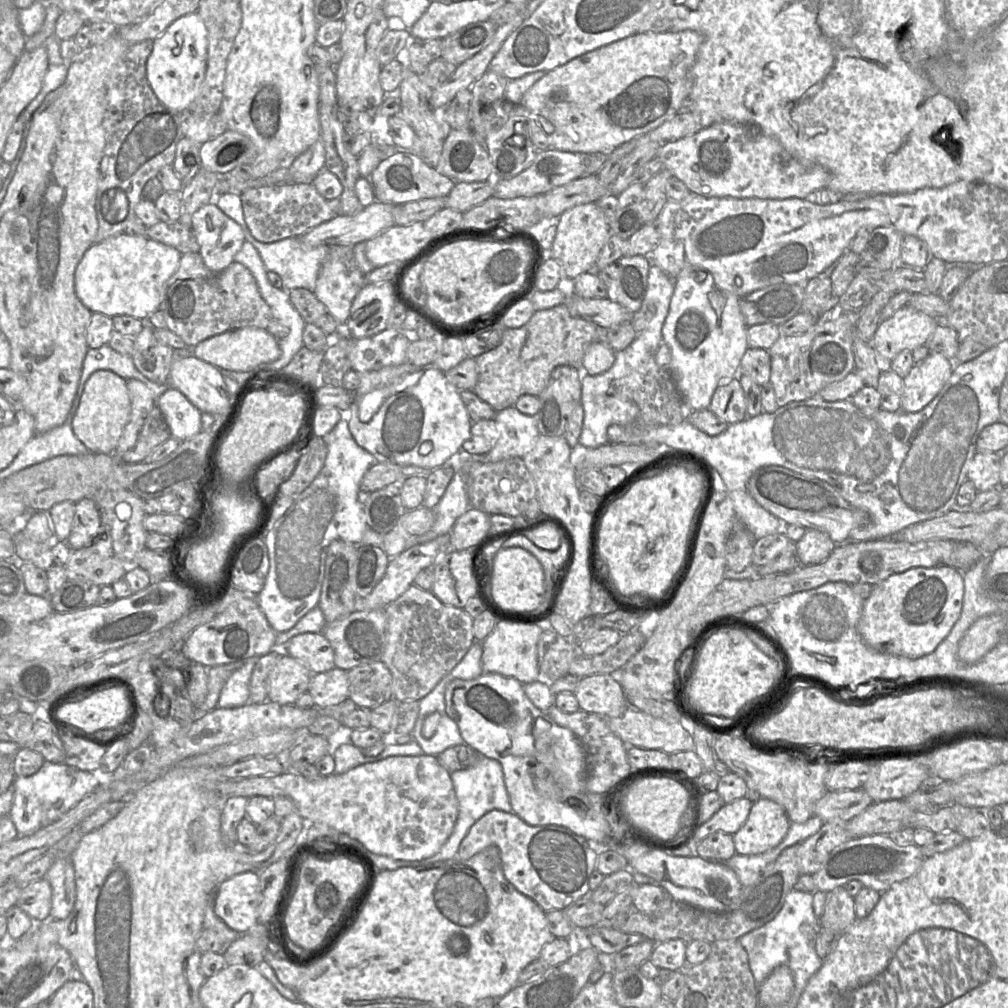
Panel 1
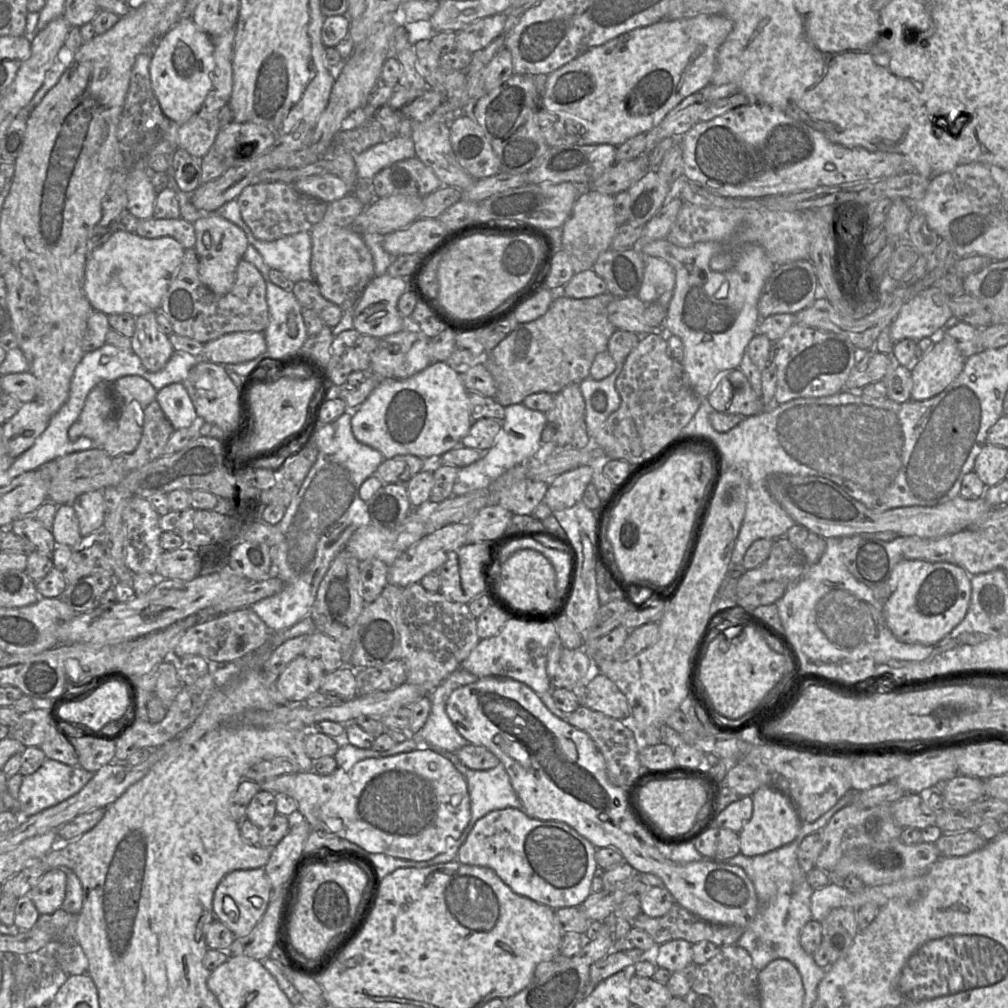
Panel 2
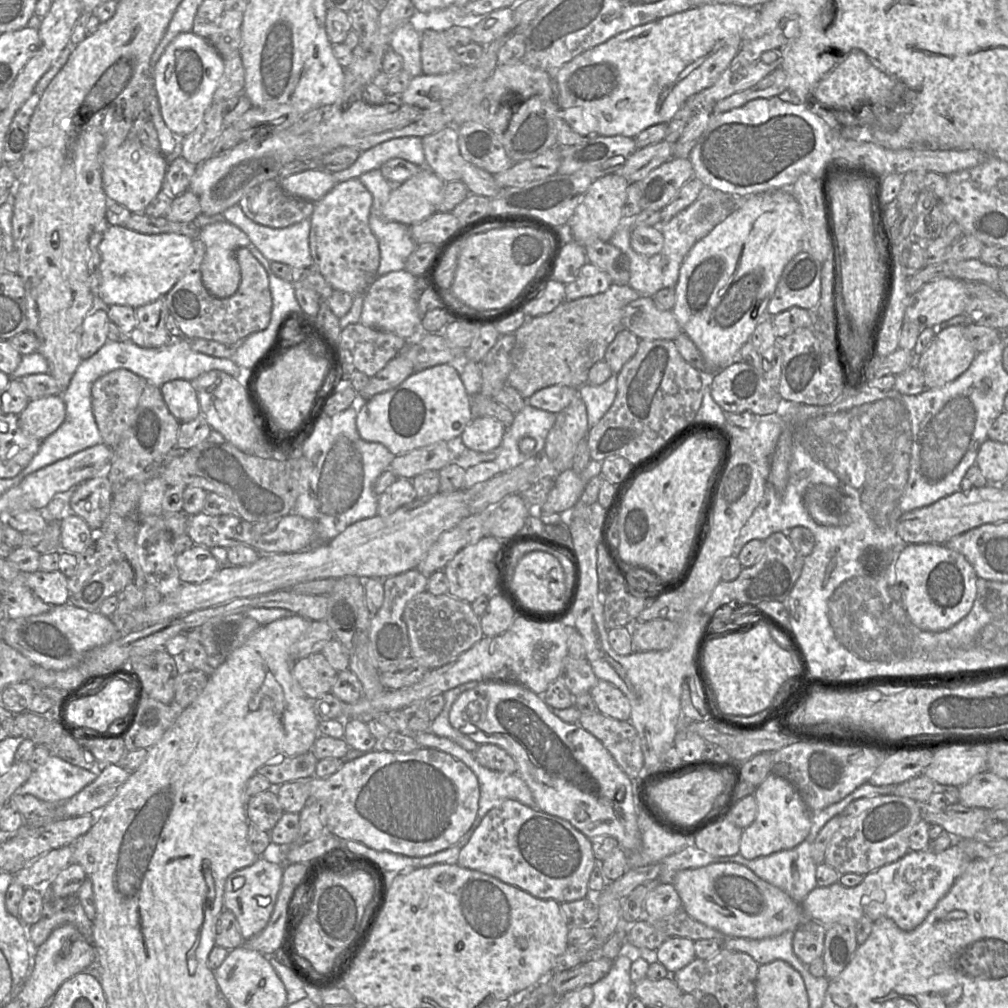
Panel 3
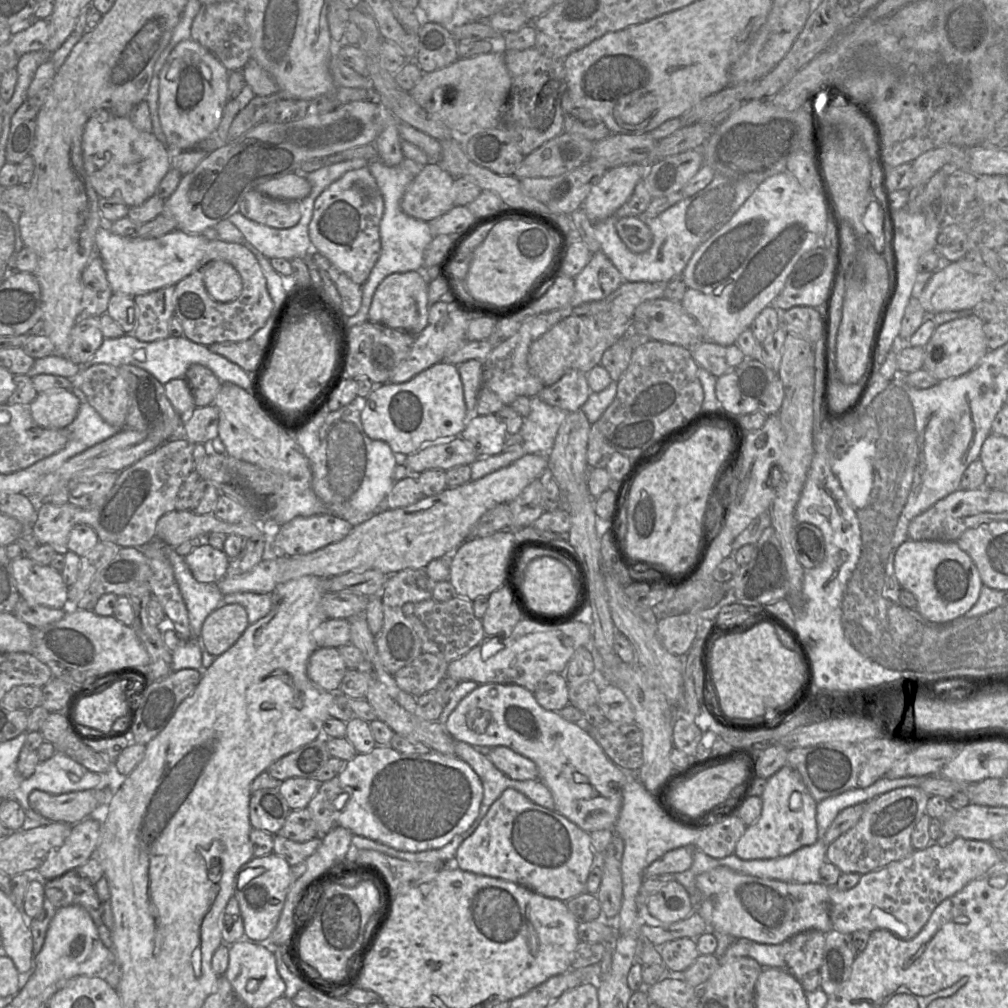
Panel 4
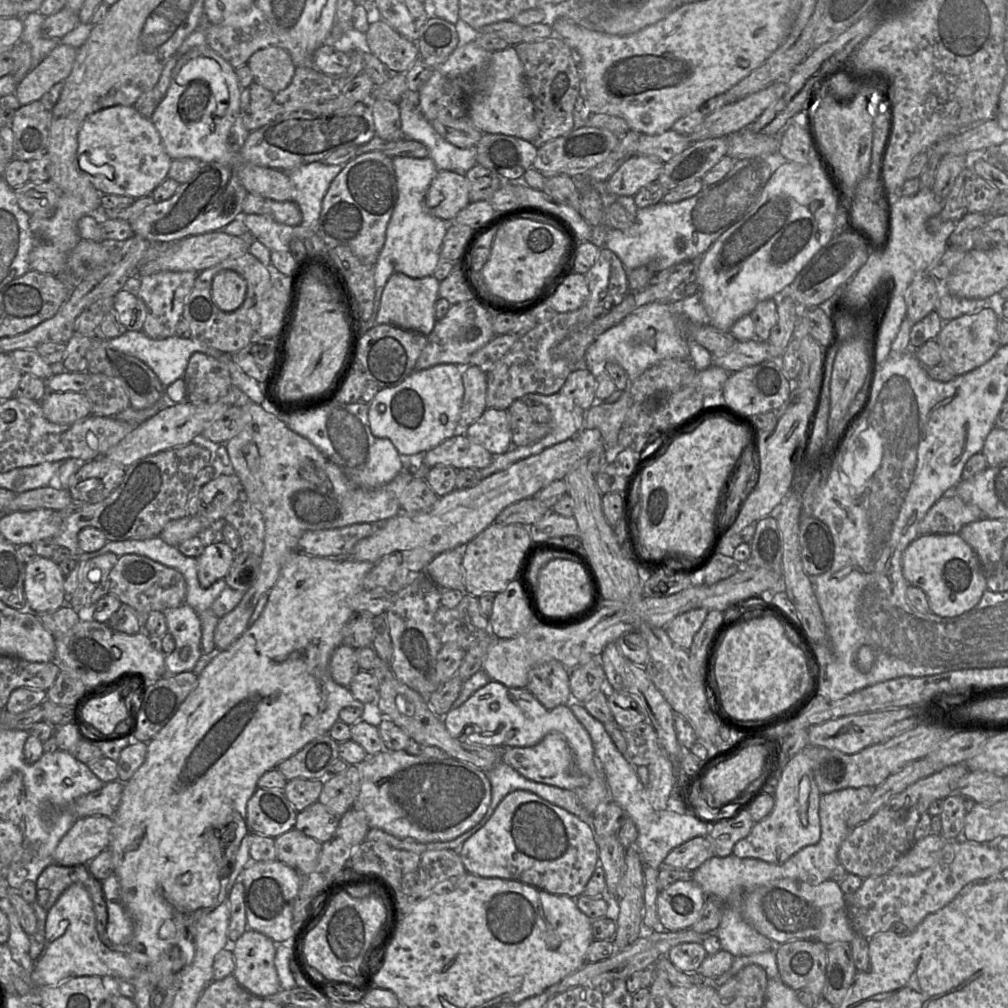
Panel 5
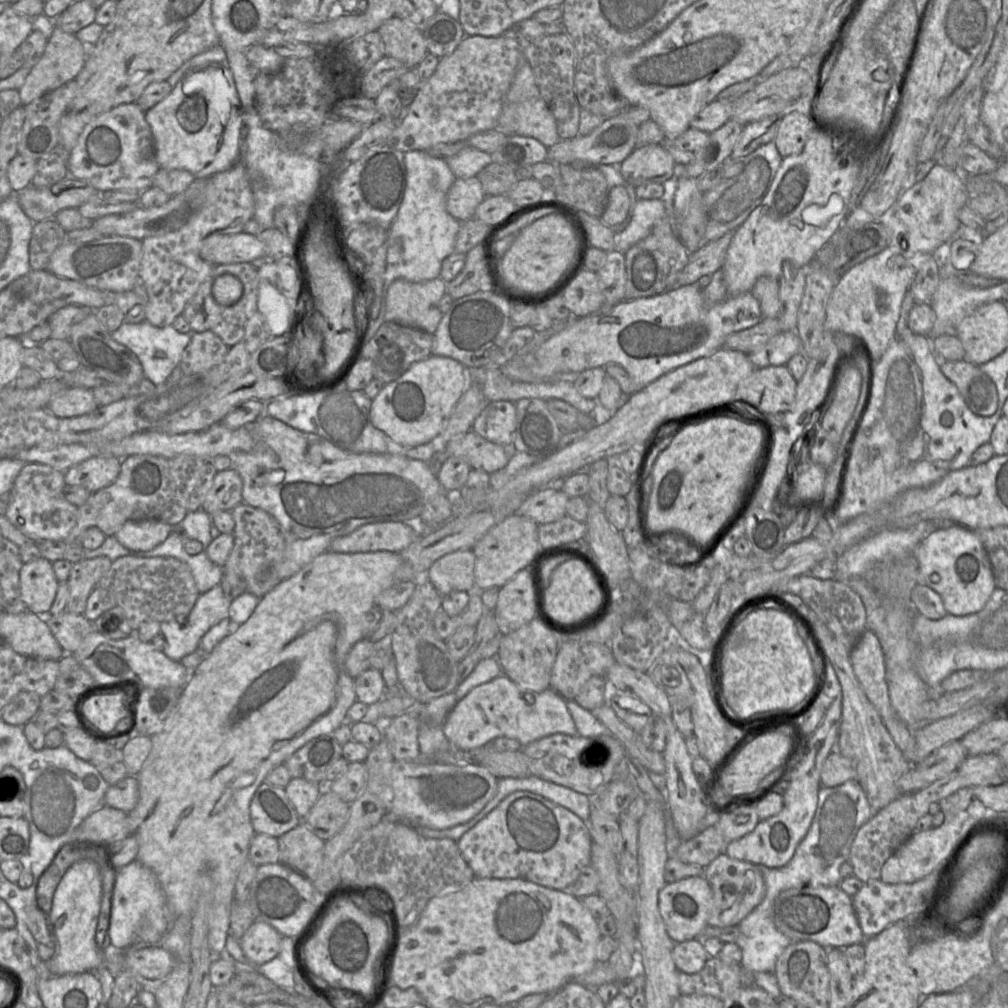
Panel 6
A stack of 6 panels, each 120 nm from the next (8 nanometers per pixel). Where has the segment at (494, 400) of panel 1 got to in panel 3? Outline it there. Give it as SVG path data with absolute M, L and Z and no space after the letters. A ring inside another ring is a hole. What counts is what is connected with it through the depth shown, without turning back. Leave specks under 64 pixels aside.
M612 283L605 292L564 300L547 314L527 318L514 332L507 384L525 399L552 385L581 387L588 381L590 368L604 359L606 349L617 333L626 329L623 323L625 307L641 296L628 284Z

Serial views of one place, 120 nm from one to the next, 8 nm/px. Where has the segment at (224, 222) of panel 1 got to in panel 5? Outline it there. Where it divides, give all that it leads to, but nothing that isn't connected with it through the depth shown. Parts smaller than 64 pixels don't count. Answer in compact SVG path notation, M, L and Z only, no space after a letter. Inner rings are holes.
M220 270L211 284L211 297L214 304L224 312L237 310L246 297L247 284L235 271Z

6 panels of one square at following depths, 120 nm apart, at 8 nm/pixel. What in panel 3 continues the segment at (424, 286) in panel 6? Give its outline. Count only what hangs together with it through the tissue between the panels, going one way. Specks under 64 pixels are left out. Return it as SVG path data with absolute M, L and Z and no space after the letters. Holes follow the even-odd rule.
M406 270L392 271L376 277L365 292L360 323L392 332L405 340L414 340L420 333L429 333L421 331L422 316L420 315L418 300L416 299L416 280L417 277Z

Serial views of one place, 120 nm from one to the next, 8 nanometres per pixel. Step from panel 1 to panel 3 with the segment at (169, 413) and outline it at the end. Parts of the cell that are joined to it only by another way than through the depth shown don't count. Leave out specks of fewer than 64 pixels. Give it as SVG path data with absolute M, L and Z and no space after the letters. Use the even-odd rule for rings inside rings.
M176 379L160 387L164 401L171 414L180 422L190 422L200 414L196 390L191 381Z

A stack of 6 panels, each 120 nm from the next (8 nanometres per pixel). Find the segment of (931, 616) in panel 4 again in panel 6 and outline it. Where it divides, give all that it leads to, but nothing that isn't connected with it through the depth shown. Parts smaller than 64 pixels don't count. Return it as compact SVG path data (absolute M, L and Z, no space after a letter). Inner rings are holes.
M960 524L926 535L914 556L919 565L918 584L928 586L940 595L947 614L967 616L981 611L996 588L990 561L980 538L976 532Z

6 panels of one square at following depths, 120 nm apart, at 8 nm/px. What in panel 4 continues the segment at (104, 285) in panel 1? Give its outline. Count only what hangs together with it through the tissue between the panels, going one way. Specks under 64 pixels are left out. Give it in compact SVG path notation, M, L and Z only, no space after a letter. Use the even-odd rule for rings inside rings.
M100 227L95 236L95 253L99 254L113 294L130 297L175 286L196 269L205 266L205 254L211 240L203 234L173 230L159 238L122 237Z

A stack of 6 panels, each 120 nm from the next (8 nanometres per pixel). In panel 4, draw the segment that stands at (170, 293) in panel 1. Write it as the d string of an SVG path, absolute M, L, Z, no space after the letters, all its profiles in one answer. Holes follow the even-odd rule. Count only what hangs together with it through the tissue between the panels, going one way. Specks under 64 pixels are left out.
M220 239L211 240L207 246L205 265L214 260L223 260L238 271L243 284L240 296L229 303L214 301L204 285L203 266L175 285L174 316L183 326L184 337L200 345L249 340L264 327L273 310L273 301L262 268L255 255L244 244L229 243Z

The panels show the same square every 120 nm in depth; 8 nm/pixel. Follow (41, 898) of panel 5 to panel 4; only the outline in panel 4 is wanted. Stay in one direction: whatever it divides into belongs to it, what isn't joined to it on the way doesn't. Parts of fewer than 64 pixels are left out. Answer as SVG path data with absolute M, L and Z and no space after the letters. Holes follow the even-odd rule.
M76 870L69 871L60 877L43 882L44 901L42 910L36 917L29 920L29 928L32 934L33 941L33 959L36 958L43 947L49 924L56 914L57 910L70 905L78 905L84 908L89 913L94 924L97 926L100 940L106 948L110 950L113 949L111 931L103 924L102 921L103 905L97 896L95 885L92 885L87 880L81 878Z

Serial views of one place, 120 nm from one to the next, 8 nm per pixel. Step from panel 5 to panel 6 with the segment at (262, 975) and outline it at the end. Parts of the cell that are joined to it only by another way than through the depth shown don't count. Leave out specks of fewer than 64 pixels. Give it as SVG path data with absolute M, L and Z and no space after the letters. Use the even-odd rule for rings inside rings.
M255 921L239 940L240 947L252 966L275 958L281 950L282 935L270 924Z

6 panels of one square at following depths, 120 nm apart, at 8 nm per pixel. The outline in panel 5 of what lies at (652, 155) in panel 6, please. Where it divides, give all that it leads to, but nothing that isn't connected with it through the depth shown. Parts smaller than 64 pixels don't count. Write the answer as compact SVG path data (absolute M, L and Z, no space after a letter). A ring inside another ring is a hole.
M634 154L626 159L607 179L608 190L618 196L634 195L644 186L657 181L664 163L656 157Z

